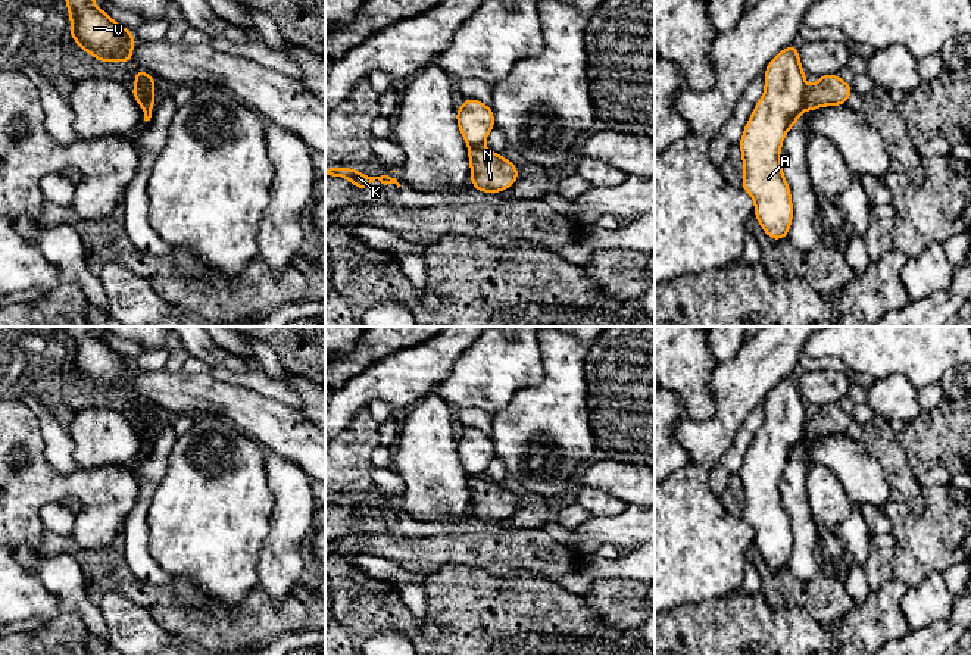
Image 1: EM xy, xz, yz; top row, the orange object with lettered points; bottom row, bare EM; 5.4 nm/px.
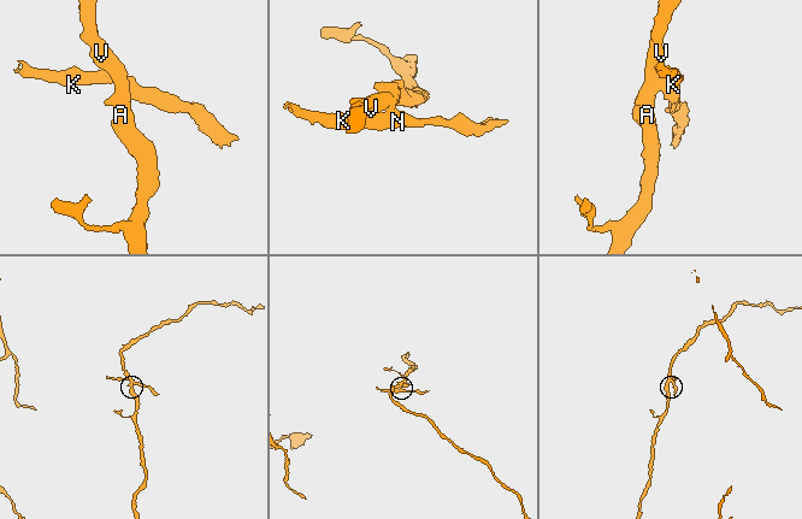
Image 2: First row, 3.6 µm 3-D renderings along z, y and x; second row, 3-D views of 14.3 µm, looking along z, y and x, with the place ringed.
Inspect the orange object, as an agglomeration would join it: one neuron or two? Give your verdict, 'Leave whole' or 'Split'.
Split

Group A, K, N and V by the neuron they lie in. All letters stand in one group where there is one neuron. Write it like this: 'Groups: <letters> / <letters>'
Groups: A V / K N

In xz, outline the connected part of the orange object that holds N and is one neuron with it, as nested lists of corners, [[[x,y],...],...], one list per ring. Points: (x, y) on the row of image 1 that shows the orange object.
[[[469,147],[472,187],[481,193],[499,193],[511,188],[519,177],[519,169],[502,154],[484,147]]]

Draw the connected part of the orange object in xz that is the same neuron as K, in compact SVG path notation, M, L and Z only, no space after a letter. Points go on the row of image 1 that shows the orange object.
M344 166L330 168L325 172L325 175L346 178L350 182L353 182L356 188L360 188L360 190L368 190L369 188L369 184L374 182L375 179L378 179L384 185L387 185L387 184L396 184L397 188L400 187L400 184L397 182L397 179L396 178L391 178L388 175L366 177L360 171L356 171L356 169L352 169L352 168L344 168Z

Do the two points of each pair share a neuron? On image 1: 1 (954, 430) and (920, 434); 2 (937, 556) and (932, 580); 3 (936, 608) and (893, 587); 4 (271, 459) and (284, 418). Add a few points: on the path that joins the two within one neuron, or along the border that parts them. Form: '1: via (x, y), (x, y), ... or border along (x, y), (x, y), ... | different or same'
1: via (945, 434), (929, 434) | same
2: border along (942, 571), (930, 571), (918, 584), (909, 587) | different
3: border along (909, 587), (901, 599), (901, 612), (908, 627) | different
4: border along (267, 449), (293, 461), (303, 471) | different

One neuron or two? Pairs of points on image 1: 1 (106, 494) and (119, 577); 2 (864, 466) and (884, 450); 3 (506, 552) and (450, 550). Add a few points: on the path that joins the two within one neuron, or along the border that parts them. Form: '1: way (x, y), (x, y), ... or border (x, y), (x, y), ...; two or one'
1: border (122, 530), (102, 547), (80, 547); two
2: border (861, 439), (867, 450), (880, 464), (892, 487); two
3: way (493, 552), (464, 550); one

